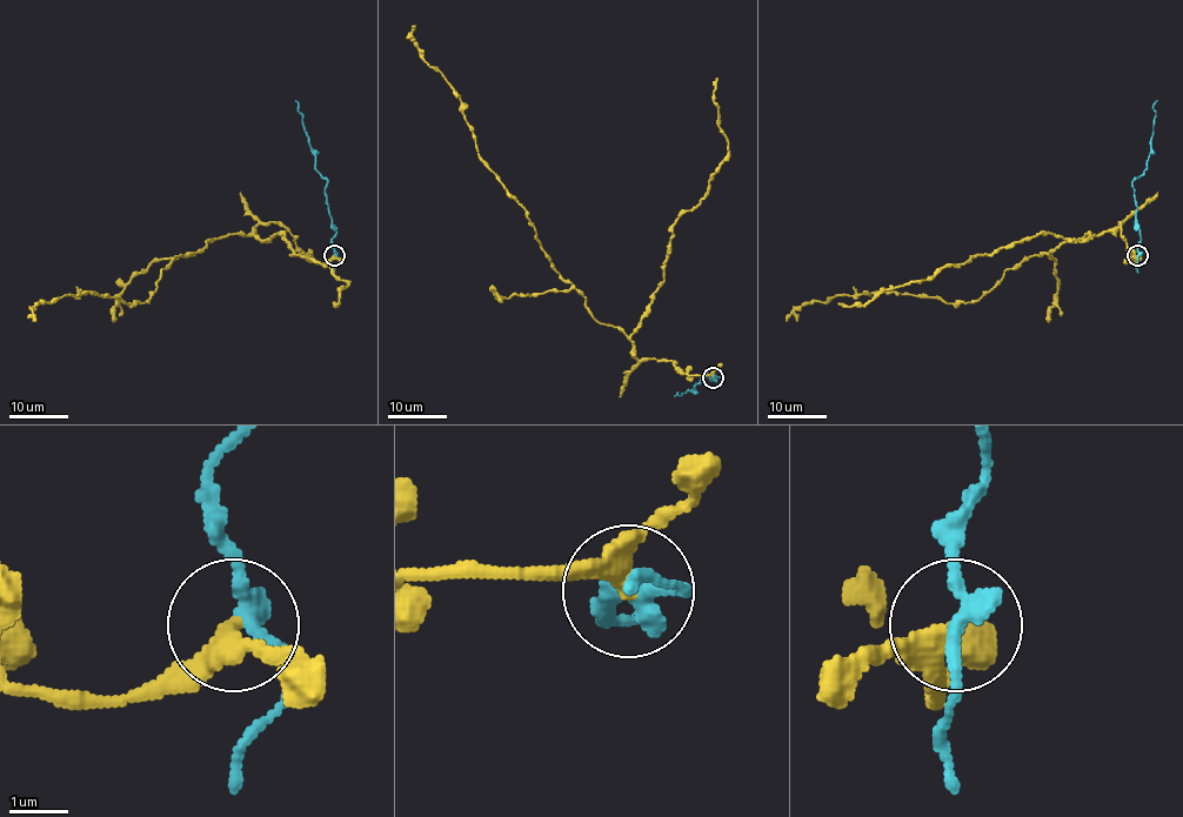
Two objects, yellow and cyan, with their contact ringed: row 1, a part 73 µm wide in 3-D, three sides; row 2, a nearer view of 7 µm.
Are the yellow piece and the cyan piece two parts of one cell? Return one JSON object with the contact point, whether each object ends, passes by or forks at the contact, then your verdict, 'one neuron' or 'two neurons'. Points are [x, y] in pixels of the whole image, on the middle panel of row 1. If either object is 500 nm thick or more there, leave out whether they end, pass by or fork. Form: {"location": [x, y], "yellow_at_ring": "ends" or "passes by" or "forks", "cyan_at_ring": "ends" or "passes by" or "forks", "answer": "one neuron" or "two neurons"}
{"location": [713, 377], "yellow_at_ring": "passes by", "cyan_at_ring": "passes by", "answer": "two neurons"}

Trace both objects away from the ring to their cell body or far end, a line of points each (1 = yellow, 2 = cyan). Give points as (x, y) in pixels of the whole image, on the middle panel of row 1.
1: (714, 377), (637, 360), (628, 337), (594, 317), (480, 155), (415, 26)
2: (714, 377), (710, 381), (715, 379), (706, 372), (694, 388), (675, 397)

